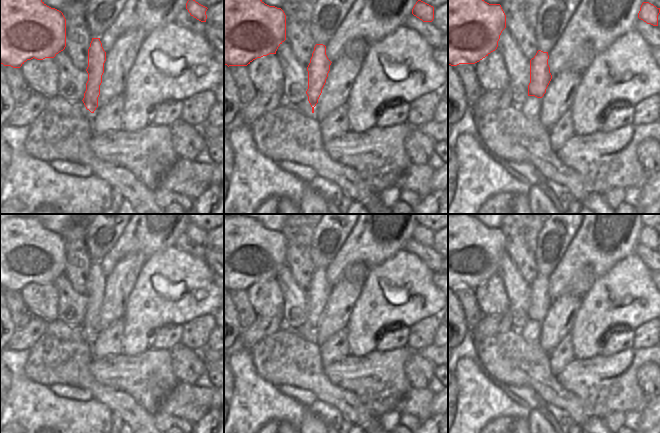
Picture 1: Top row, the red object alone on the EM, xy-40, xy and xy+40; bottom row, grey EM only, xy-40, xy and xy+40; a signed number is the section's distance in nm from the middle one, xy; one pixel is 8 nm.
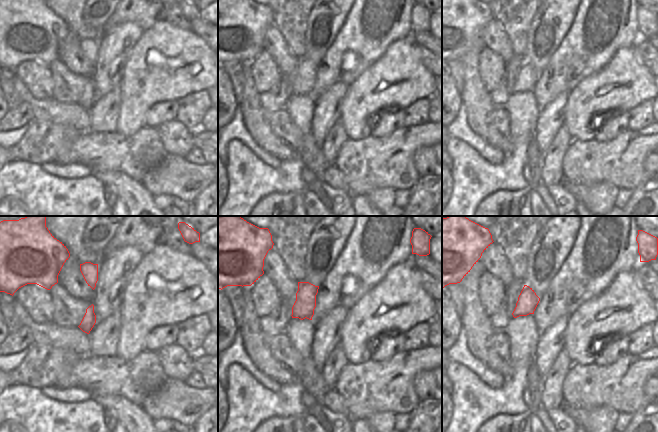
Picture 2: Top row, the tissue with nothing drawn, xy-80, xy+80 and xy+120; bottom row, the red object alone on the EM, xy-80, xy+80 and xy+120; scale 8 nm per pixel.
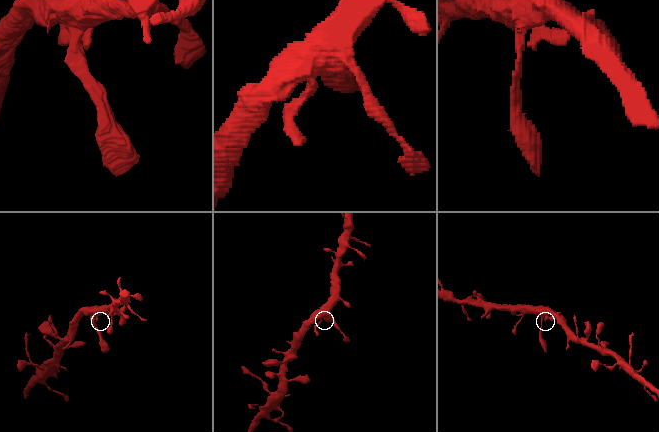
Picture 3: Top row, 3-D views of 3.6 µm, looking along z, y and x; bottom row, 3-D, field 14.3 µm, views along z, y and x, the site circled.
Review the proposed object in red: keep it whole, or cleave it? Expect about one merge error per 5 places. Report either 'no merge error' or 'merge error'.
no merge error

